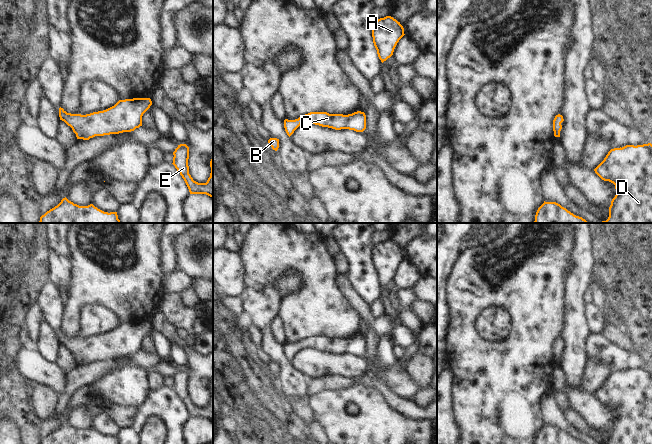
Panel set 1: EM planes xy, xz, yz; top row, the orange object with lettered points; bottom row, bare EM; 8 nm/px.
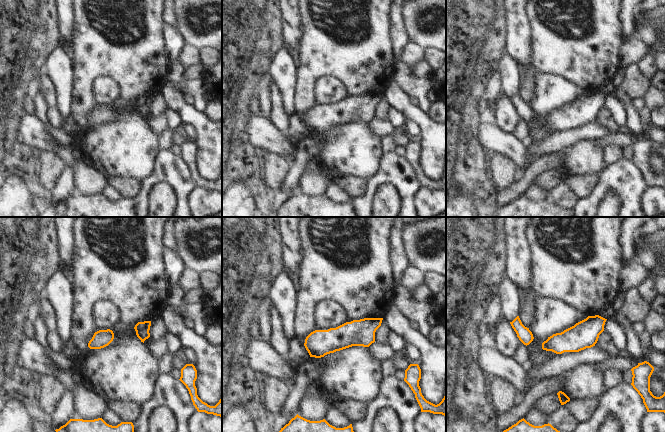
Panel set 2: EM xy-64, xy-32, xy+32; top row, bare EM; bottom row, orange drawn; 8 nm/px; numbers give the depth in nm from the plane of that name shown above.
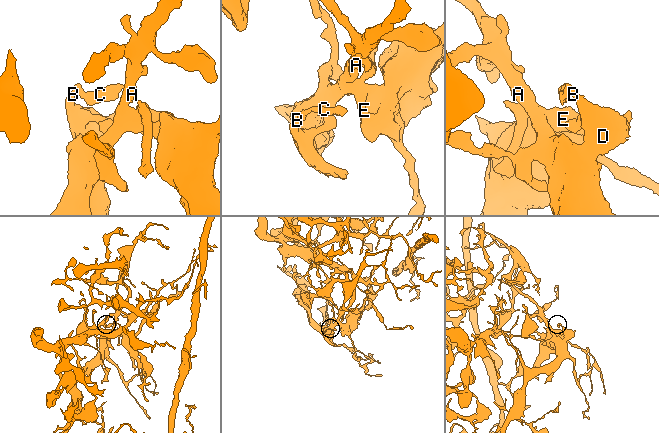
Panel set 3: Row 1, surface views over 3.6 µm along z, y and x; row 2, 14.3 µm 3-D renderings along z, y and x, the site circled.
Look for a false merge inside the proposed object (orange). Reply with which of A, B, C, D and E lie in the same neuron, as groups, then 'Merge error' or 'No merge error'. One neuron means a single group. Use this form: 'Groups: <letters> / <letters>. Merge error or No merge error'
Groups: A B C D E. No merge error

